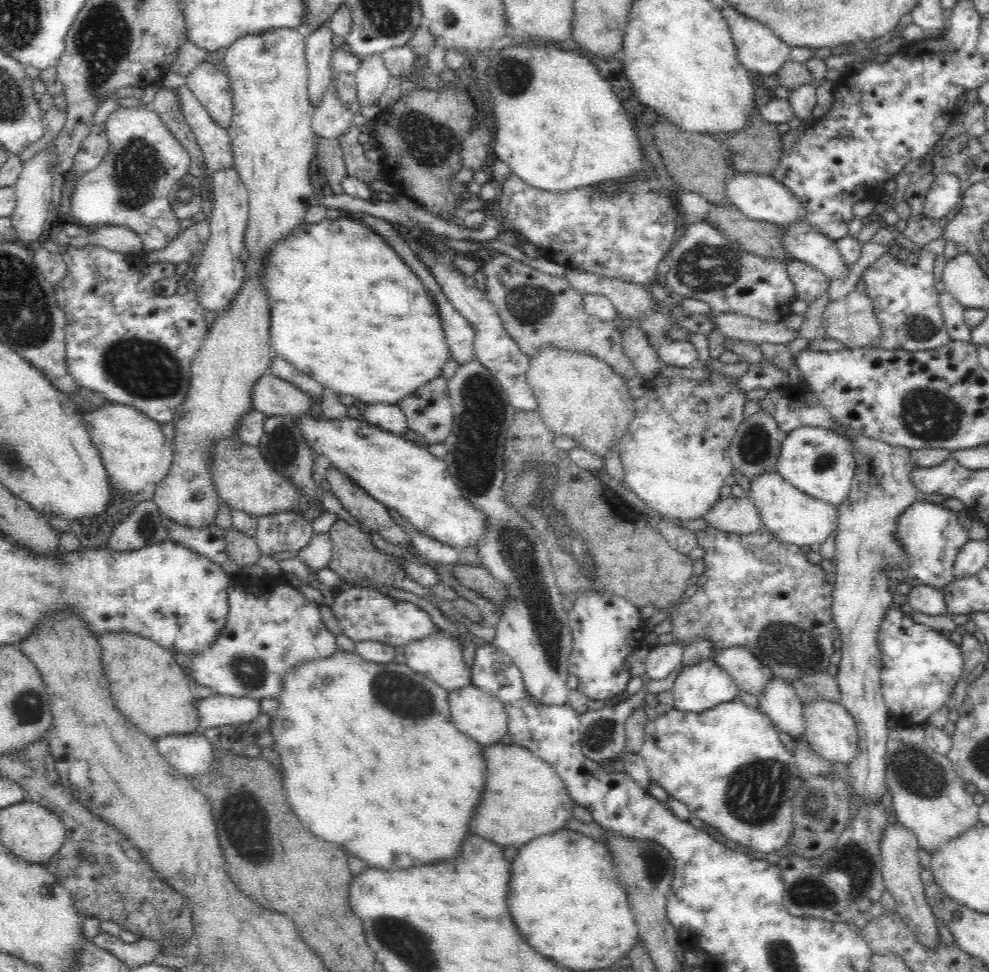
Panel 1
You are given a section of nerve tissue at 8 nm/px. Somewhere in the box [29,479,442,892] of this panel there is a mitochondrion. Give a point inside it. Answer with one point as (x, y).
(401, 695)

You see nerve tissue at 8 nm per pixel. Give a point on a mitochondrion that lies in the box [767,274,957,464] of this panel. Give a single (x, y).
(919, 325)

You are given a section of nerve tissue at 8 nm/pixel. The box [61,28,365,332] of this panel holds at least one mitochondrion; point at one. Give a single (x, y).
(137, 168)

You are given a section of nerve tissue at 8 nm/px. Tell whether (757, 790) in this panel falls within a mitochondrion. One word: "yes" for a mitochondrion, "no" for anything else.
yes

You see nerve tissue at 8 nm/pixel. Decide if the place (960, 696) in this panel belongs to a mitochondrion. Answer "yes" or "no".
no

